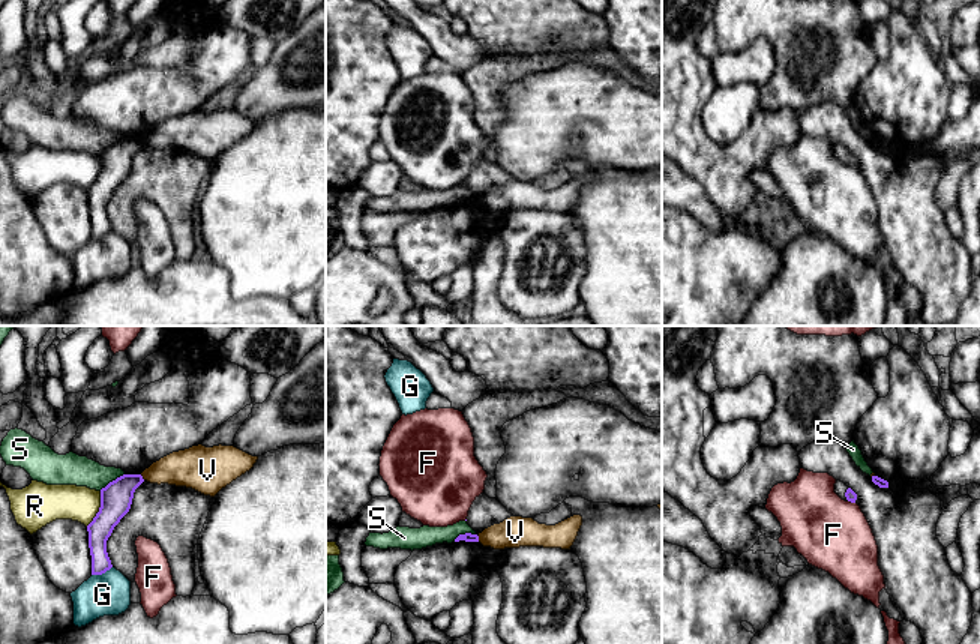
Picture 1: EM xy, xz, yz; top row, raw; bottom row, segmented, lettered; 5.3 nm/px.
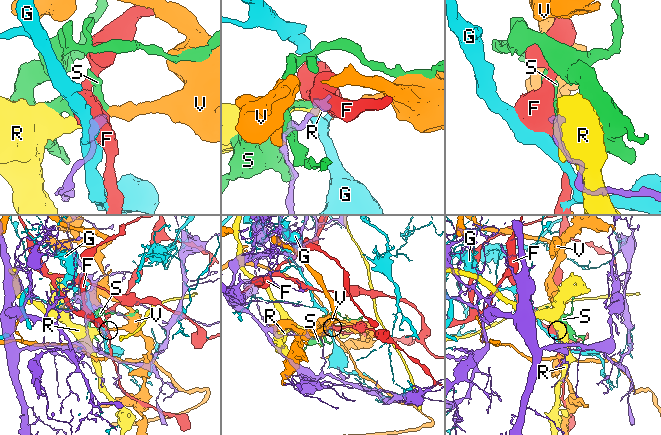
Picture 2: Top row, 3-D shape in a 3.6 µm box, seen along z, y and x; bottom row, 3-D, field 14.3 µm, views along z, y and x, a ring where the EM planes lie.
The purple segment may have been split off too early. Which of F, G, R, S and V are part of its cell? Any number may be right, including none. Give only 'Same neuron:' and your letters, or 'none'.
Same neuron: none

